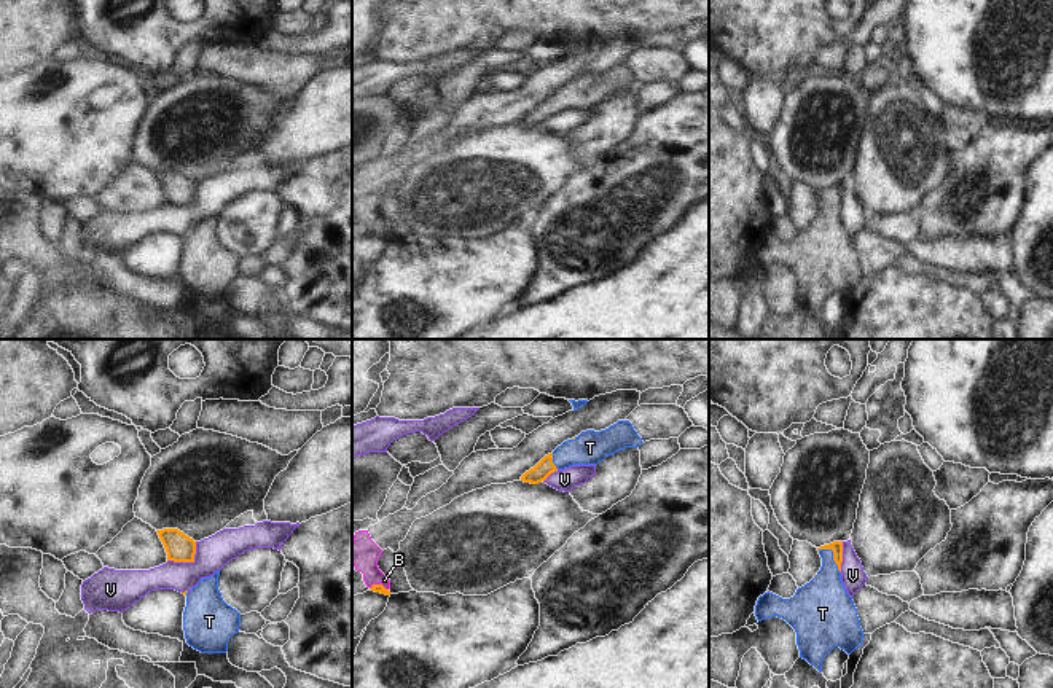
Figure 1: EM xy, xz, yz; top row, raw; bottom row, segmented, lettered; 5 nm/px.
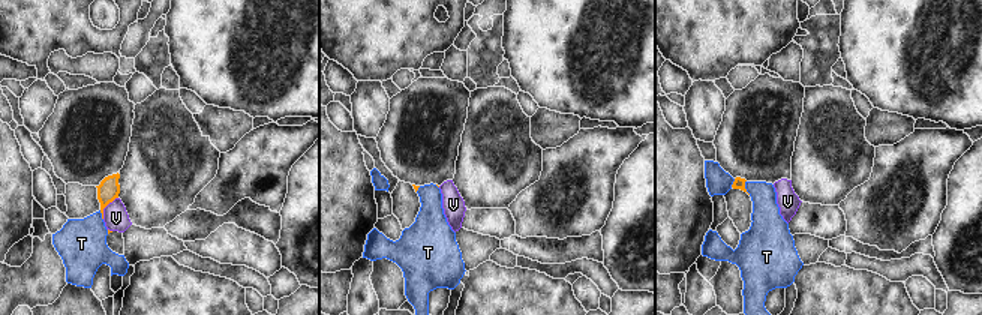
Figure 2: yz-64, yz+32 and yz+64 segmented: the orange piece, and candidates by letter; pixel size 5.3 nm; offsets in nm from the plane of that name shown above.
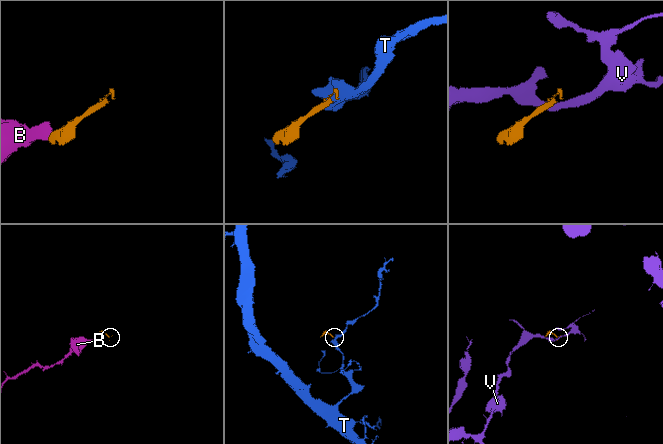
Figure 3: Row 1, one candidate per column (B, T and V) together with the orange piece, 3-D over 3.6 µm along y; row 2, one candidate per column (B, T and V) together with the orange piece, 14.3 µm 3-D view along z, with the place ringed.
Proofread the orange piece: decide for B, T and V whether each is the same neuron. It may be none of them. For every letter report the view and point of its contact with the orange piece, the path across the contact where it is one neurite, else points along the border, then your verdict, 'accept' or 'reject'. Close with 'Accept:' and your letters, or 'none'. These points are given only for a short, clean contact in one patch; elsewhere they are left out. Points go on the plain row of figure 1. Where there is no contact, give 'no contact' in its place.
B: meets orange in xz at (379, 228); border along xz (370, 230), (381, 228), (387, 233); reject
T: meets orange in yz at (833, 198); accept
V: meets orange in xy at (188, 204); border along xy (196, 185), (191, 204), (168, 204); reject
Accept: T

